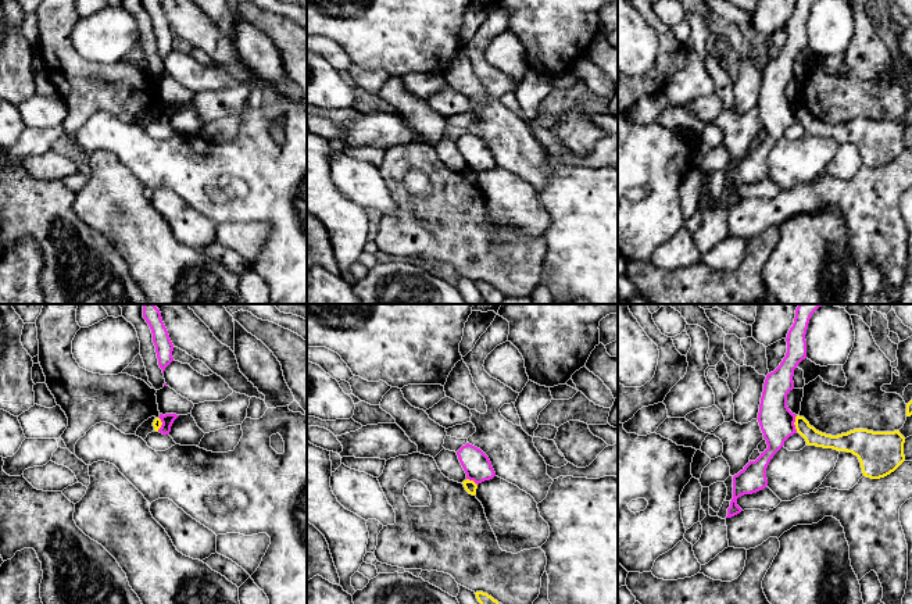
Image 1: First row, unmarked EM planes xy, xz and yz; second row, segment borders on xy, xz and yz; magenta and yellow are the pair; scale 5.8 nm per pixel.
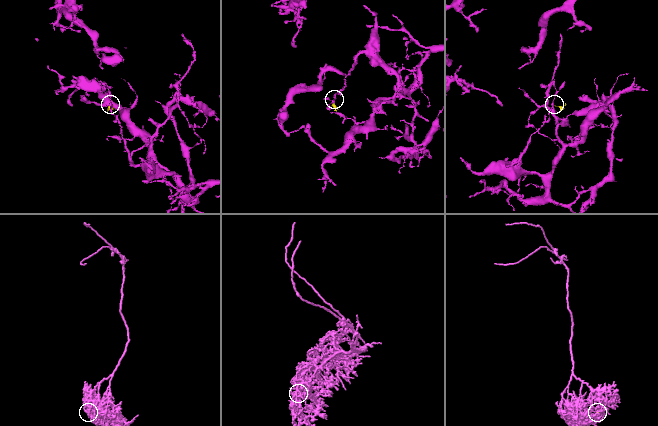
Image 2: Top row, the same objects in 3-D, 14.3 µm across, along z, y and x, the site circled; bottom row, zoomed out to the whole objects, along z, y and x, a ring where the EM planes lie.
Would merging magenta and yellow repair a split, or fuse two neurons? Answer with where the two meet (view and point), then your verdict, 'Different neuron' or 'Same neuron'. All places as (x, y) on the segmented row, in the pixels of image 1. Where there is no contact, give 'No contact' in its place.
Touches magenta at yz (793, 424). Different neuron

